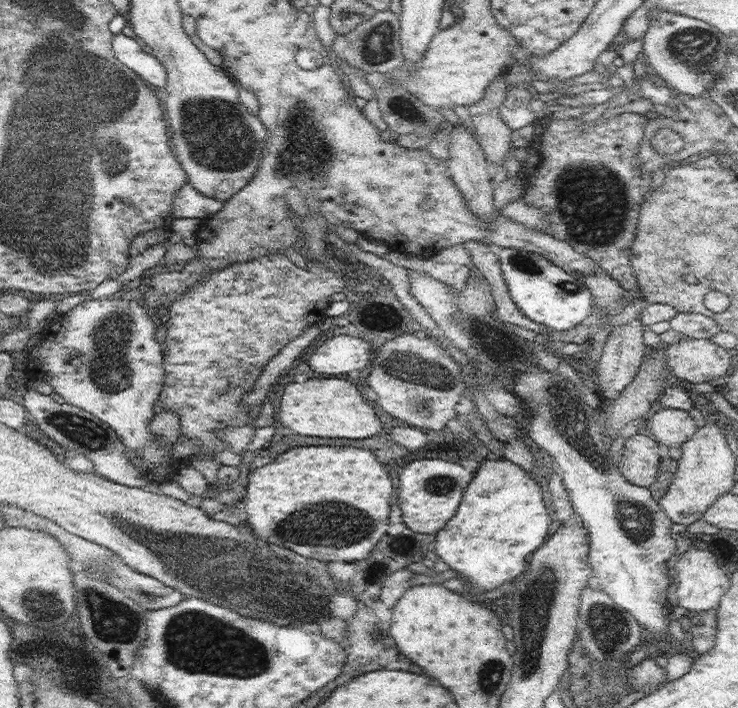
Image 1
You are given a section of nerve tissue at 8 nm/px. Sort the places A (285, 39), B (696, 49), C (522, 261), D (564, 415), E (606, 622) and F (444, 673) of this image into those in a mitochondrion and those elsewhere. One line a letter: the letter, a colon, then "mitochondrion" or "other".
A: other
B: mitochondrion
C: mitochondrion
D: mitochondrion
E: mitochondrion
F: other

